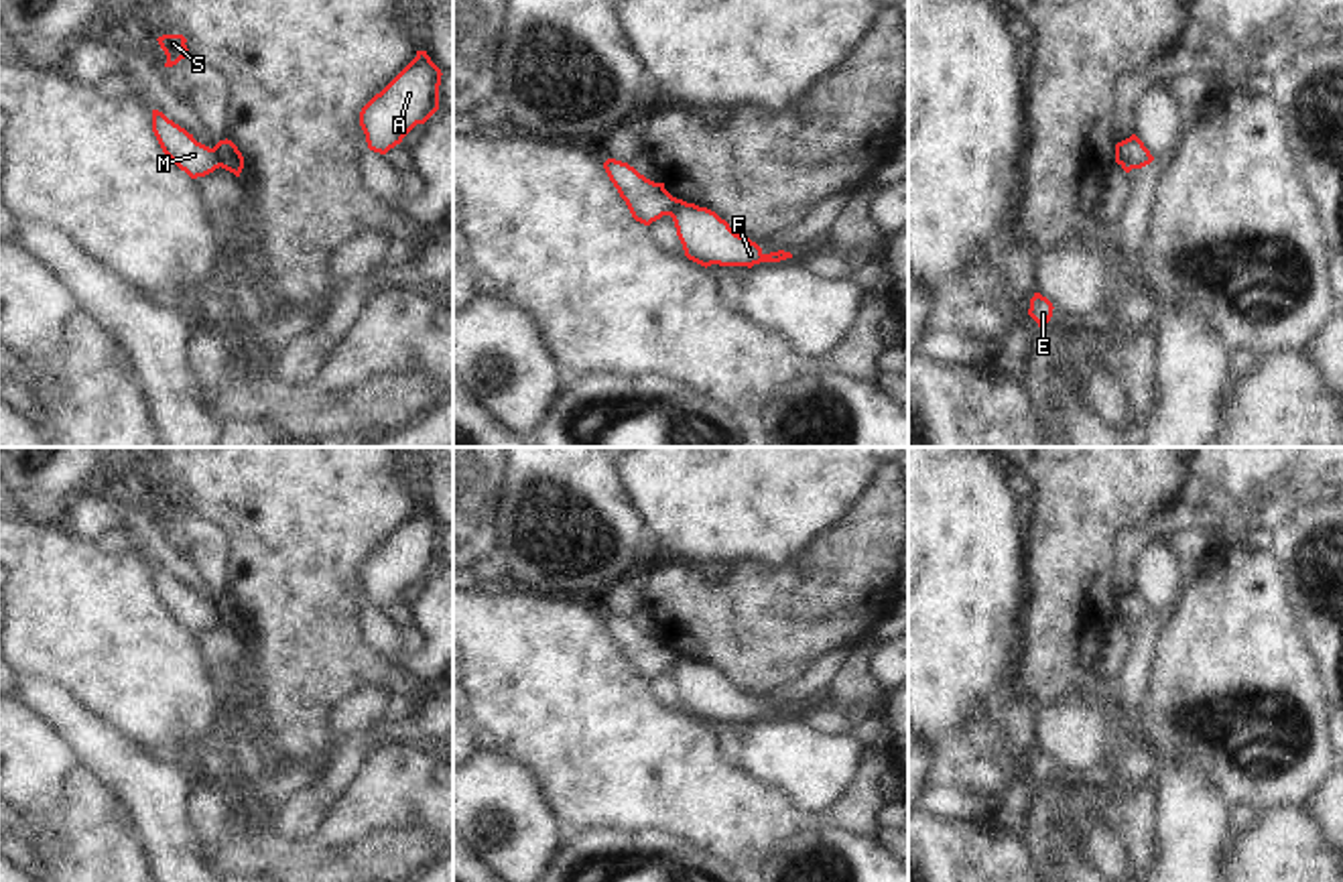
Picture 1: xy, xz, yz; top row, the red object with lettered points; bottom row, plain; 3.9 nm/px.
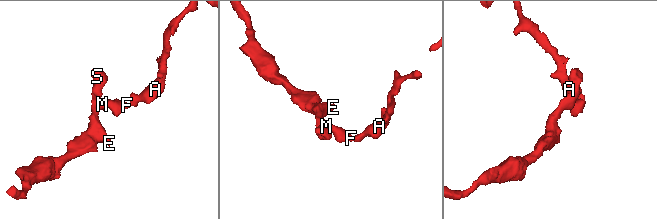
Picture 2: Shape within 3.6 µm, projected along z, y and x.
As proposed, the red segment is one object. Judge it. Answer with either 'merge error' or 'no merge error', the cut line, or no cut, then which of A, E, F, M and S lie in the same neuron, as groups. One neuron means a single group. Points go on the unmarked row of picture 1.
merge error; cut in xy along (212, 604), (220, 620); A F / E M S

